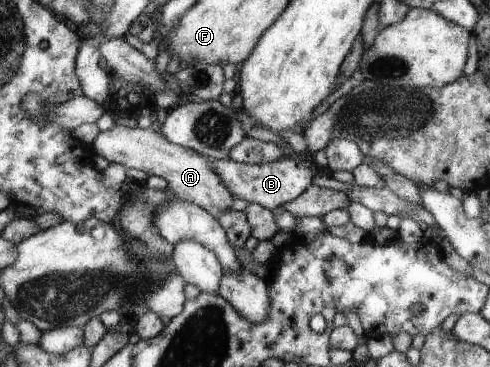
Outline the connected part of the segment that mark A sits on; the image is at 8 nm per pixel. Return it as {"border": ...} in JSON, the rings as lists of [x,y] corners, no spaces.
{"border":[[[114,125],[111,130],[100,131],[92,147],[94,152],[109,161],[111,166],[121,164],[126,168],[144,171],[148,176],[165,179],[176,197],[205,209],[212,217],[217,218],[222,212],[232,209],[231,203],[234,198],[212,171],[211,159],[170,143],[159,132],[157,125],[148,129]]]}

